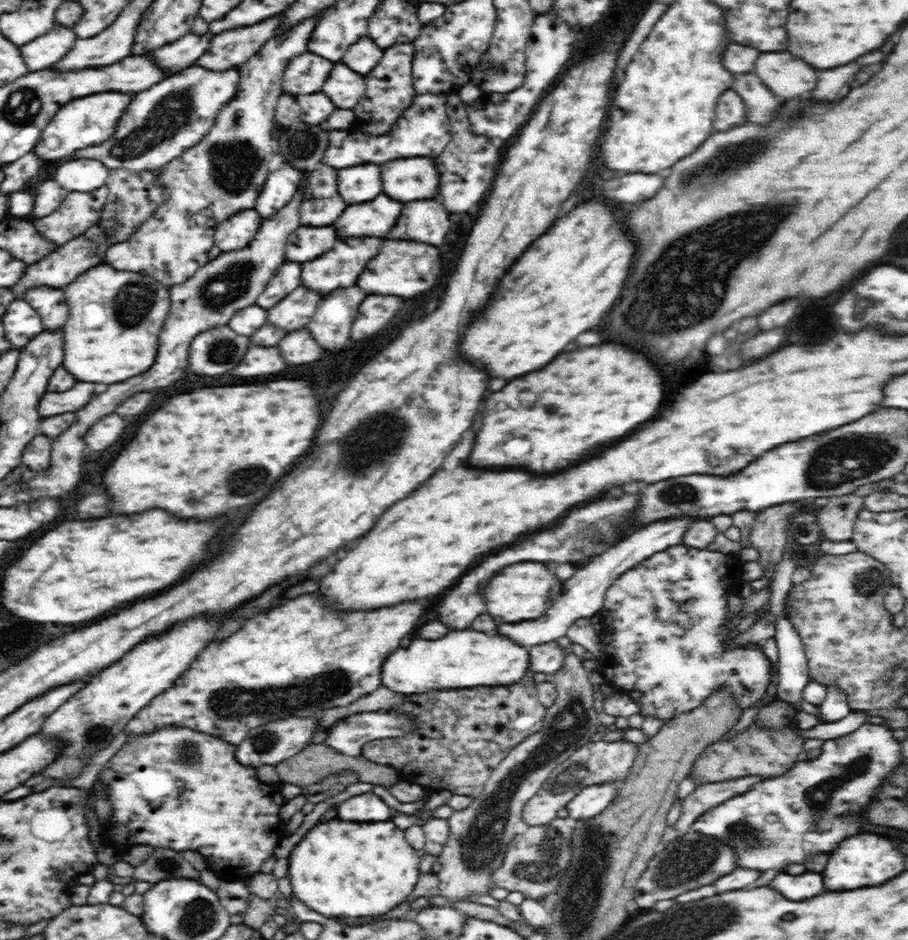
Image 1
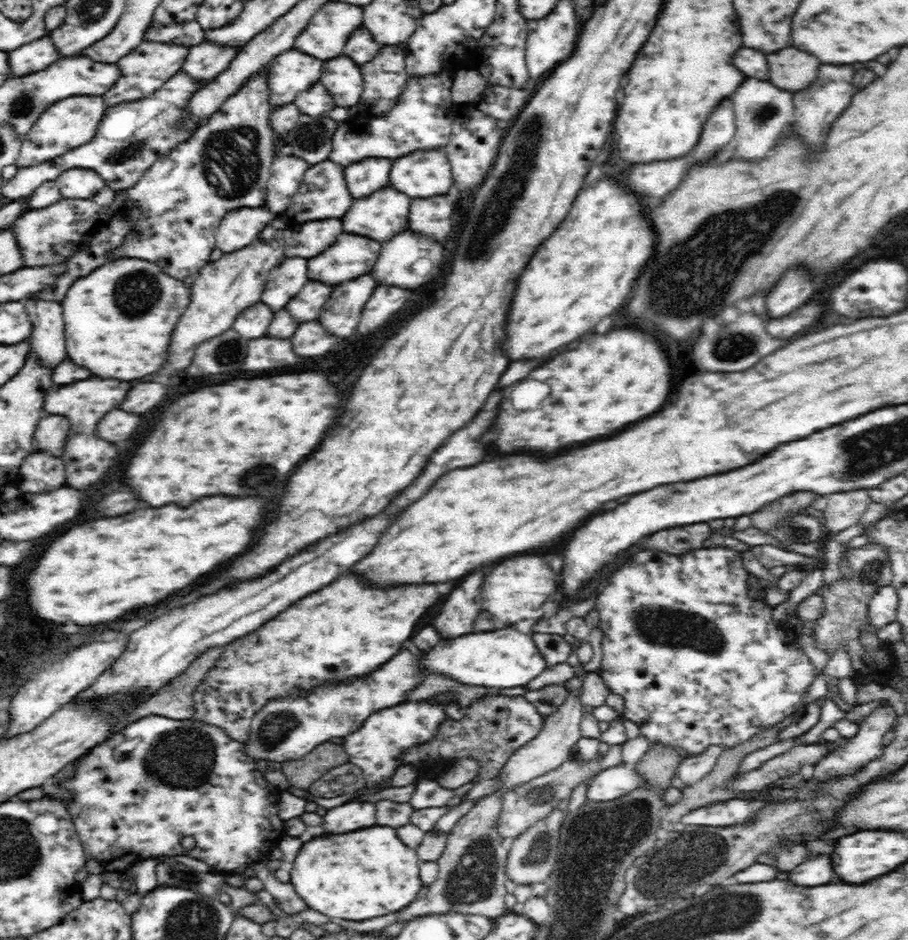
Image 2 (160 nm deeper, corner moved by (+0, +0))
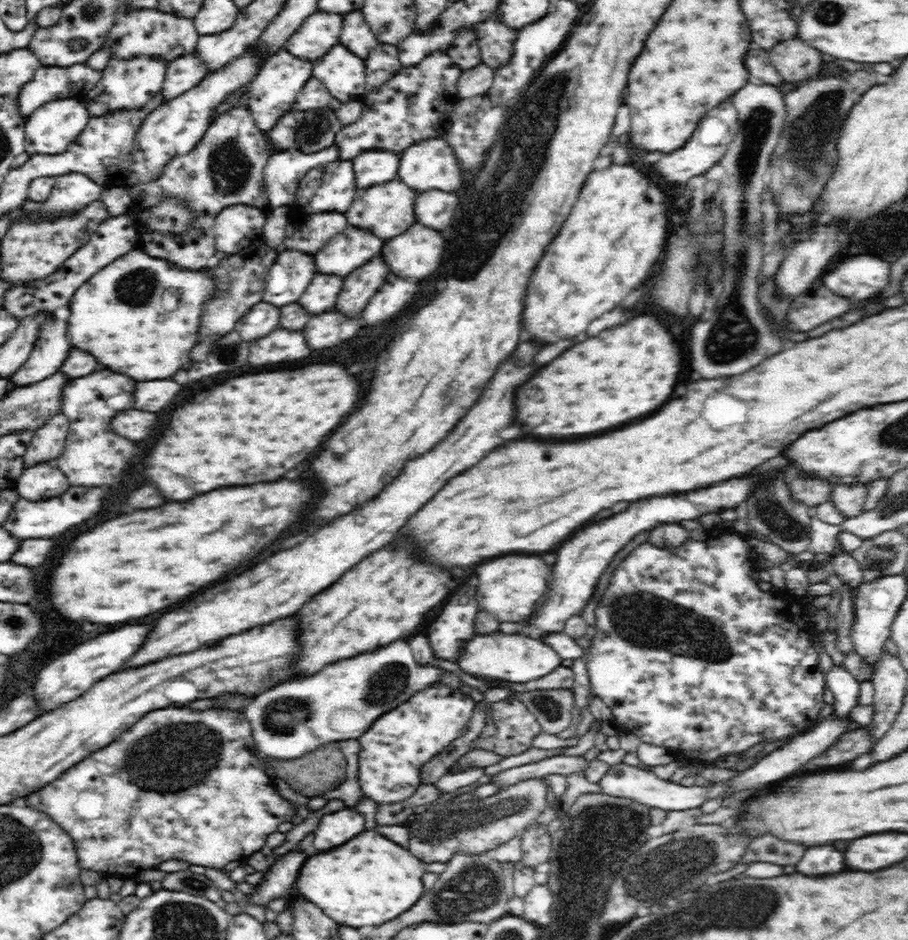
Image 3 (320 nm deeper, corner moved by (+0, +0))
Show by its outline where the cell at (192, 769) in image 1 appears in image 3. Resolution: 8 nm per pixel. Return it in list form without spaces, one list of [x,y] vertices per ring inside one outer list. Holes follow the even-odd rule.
[[[186,706],[170,707],[160,709],[146,714],[142,719],[137,720],[128,732],[123,732],[114,742],[106,745],[102,750],[96,750],[89,754],[78,766],[72,766],[66,770],[58,780],[48,784],[46,788],[26,796],[26,804],[30,808],[38,808],[38,812],[47,813],[50,819],[57,821],[59,825],[74,841],[76,852],[78,852],[78,866],[84,870],[94,870],[94,872],[112,872],[112,874],[136,874],[130,868],[158,868],[166,860],[184,860],[189,864],[199,864],[222,870],[228,862],[234,860],[243,862],[250,855],[259,852],[266,844],[266,838],[272,832],[278,830],[278,826],[283,822],[288,822],[296,816],[297,805],[282,797],[276,787],[274,787],[273,777],[266,773],[266,763],[264,756],[255,747],[253,732],[246,716],[238,711],[209,709],[196,712]]]

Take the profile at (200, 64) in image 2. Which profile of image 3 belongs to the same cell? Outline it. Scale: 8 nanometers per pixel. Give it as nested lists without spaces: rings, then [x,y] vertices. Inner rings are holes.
[[[196,53],[175,58],[174,62],[168,62],[161,89],[166,103],[195,88],[207,75],[206,72],[208,69],[204,61],[200,61]]]

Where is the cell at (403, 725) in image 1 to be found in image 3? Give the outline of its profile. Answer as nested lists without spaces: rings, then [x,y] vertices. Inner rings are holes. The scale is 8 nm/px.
[[[435,683],[376,719],[358,738],[361,744],[358,778],[363,794],[380,804],[410,798],[421,785],[422,767],[467,733],[476,704],[466,689]]]

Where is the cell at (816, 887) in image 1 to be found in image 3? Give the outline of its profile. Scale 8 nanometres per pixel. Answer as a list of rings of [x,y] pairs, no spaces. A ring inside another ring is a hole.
[[[814,846],[804,852],[796,870],[808,876],[834,874],[844,870],[844,854],[838,852],[834,846]]]

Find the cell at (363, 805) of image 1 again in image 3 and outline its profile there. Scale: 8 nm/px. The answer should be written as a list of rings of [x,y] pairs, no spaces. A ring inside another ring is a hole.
[[[353,807],[346,808],[348,810],[341,809],[322,816],[314,836],[314,852],[326,852],[326,848],[336,848],[364,832],[364,816]]]

